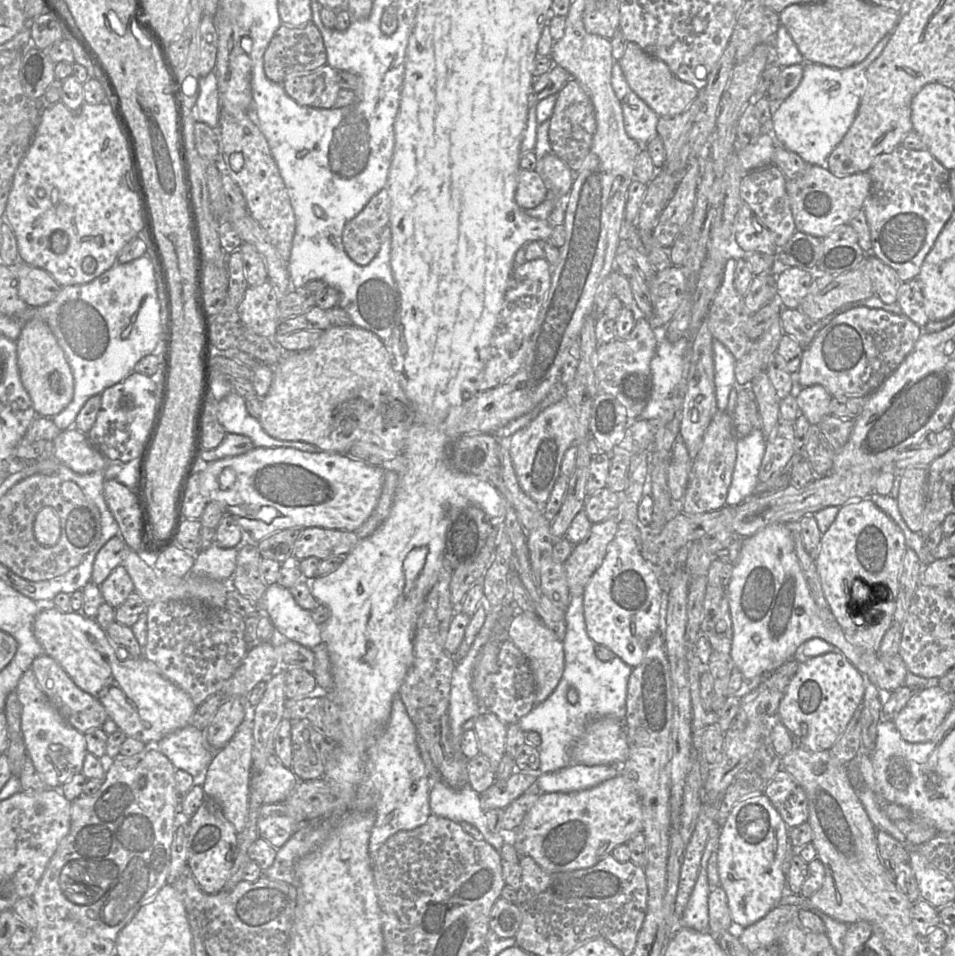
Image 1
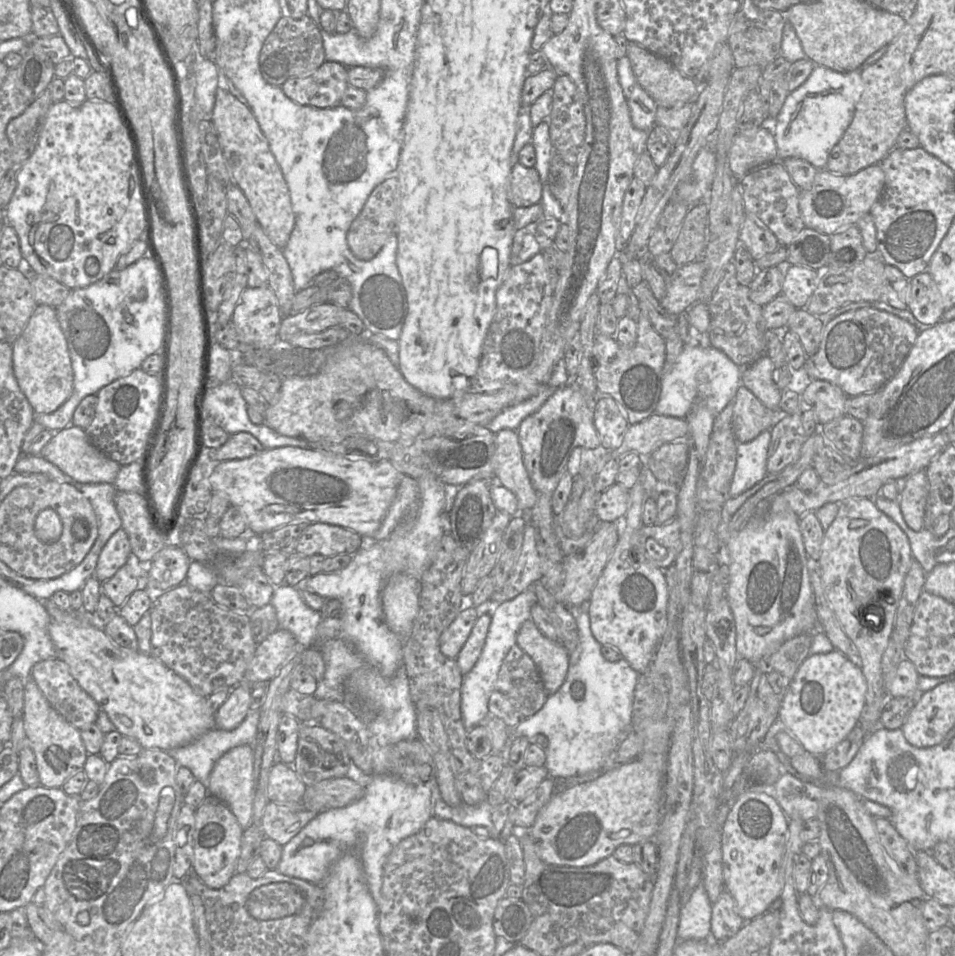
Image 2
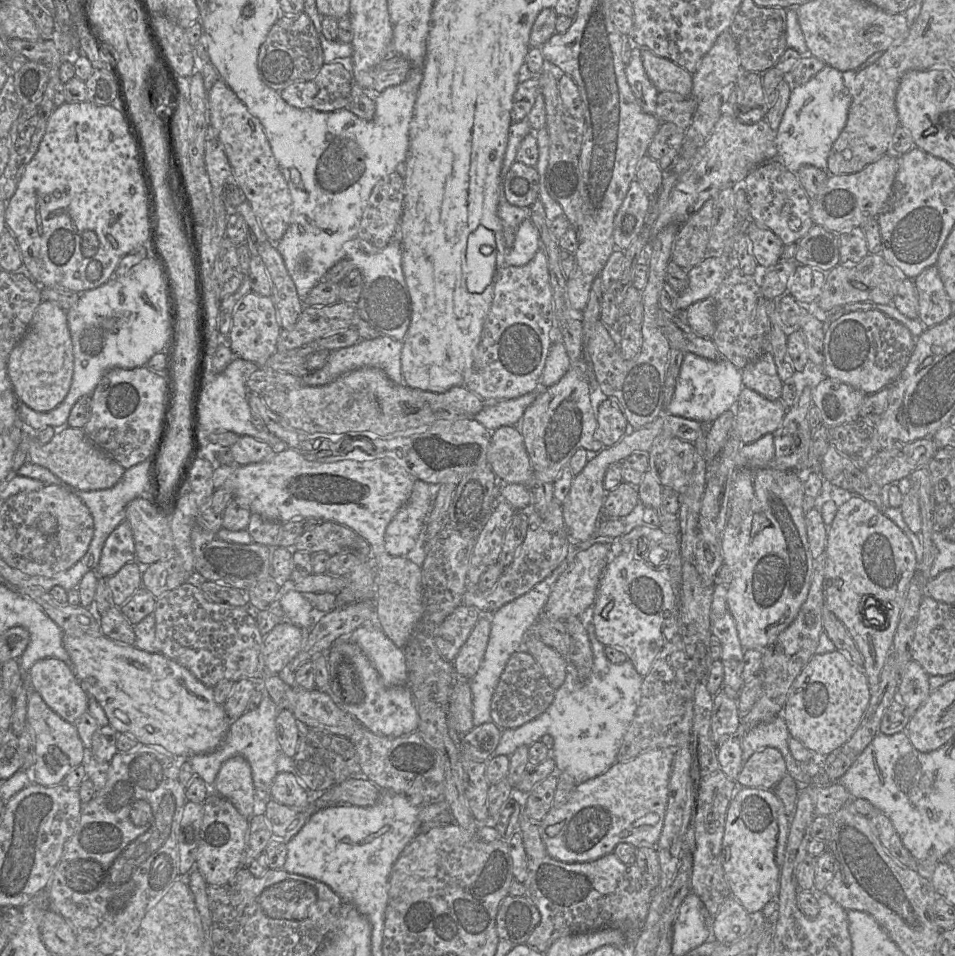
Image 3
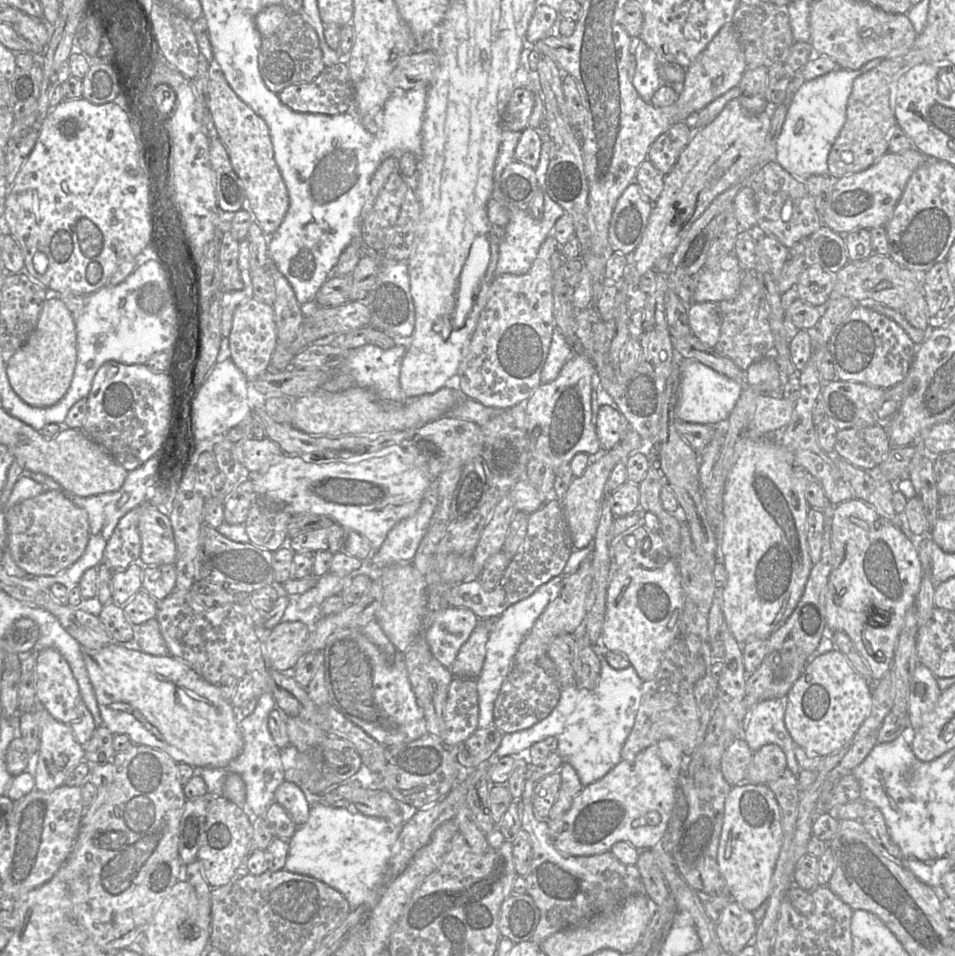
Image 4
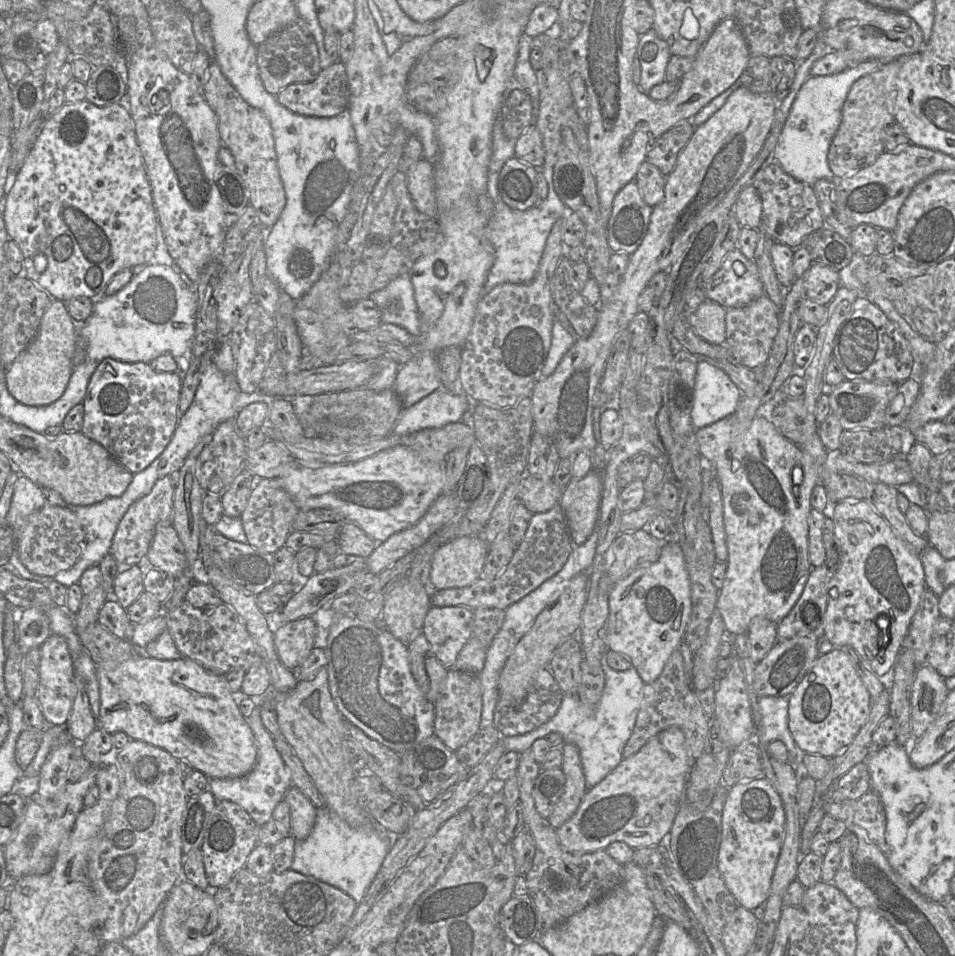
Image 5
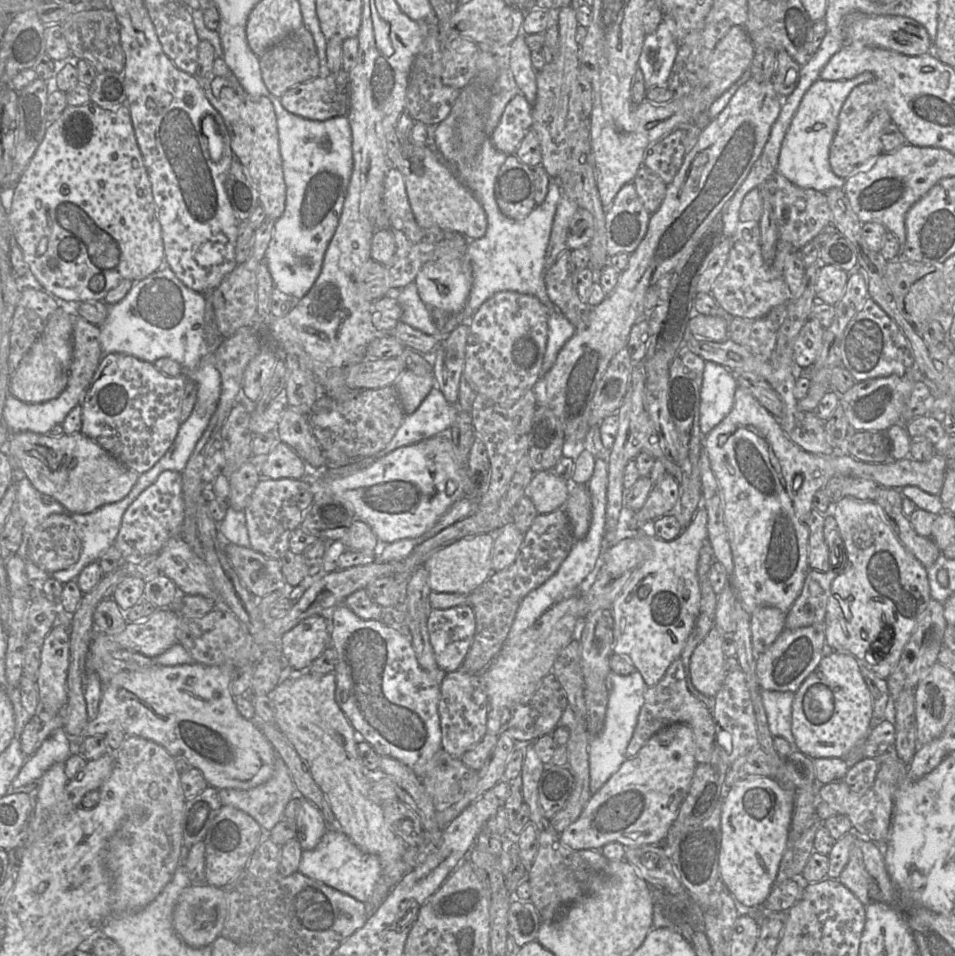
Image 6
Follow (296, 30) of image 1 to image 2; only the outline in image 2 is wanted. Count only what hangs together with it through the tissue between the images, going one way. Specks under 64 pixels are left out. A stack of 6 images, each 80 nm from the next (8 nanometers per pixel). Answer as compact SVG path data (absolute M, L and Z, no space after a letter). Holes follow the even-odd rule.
M282 16L266 38L260 52L260 71L271 85L281 87L288 79L307 75L325 62L325 51L318 26L308 16L289 18Z

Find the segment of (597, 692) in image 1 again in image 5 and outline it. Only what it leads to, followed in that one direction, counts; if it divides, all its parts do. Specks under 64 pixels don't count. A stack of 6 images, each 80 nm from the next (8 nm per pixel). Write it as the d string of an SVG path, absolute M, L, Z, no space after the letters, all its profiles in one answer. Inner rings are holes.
M606 653L600 662L605 684L597 706L582 703L577 695L564 694L558 711L549 721L528 733L502 737L506 752L521 754L530 749L535 740L545 738L550 733L559 733L564 743L577 746L587 788L590 789L601 782L623 759L622 752L633 731L640 708L644 682L633 667L625 671L616 671L609 667Z

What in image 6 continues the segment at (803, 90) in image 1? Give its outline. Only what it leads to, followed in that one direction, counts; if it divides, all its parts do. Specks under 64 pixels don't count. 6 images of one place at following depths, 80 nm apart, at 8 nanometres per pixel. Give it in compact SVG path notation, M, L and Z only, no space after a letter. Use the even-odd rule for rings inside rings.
M863 72L848 80L827 81L818 79L815 81L804 94L787 130L781 146L776 171L800 188L814 189L820 192L826 192L831 188L842 189L846 179L835 175L829 164L829 149L838 128L838 116L852 89L860 84L870 83L874 80L875 76L871 72Z

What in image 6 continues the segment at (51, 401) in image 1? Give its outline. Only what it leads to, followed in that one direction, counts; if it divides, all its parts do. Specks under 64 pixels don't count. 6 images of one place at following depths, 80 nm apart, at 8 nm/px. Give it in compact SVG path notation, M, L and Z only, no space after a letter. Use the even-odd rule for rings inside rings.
M51 292L47 293L58 303L58 308L49 316L44 331L24 355L18 368L10 376L9 380L9 393L26 403L42 403L54 399L68 385L69 368L73 355L73 326L70 312L75 312L74 306L77 304L68 304L55 297Z

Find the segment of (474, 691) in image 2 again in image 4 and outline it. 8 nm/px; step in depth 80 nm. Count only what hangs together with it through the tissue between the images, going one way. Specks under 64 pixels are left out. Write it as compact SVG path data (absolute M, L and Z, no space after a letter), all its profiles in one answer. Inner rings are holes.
M594 540L582 549L572 549L570 556L560 574L552 577L549 581L539 586L528 597L510 605L502 614L491 622L489 638L486 643L486 656L480 675L476 678L479 717L478 728L485 729L493 724L493 709L502 684L507 677L514 661L515 654L533 627L535 621L545 607L558 595L562 580L574 573L580 563L591 556L594 548Z

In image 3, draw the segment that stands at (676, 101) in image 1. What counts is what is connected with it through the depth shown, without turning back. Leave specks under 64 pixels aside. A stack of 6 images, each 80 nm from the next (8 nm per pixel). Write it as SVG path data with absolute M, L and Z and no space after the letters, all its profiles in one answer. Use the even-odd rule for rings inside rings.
M641 48L641 59L647 77L659 92L676 92L691 97L693 76L686 69L671 60L655 55L648 48Z

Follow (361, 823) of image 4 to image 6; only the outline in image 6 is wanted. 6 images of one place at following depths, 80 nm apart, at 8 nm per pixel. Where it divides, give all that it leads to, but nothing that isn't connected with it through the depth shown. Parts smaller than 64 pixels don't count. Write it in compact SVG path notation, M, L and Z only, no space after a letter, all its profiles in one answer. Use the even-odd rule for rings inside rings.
M328 828L313 850L302 851L298 872L365 904L380 877L381 864L378 856L360 850L338 828Z

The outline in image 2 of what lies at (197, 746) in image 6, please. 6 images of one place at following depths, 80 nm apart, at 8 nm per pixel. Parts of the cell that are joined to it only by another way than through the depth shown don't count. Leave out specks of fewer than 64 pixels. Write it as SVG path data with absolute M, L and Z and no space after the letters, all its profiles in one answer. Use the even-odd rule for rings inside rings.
M51 621L48 626L48 632L56 651L56 658L64 661L68 665L71 675L80 687L96 701L96 703L100 706L100 709L107 714L108 718L114 725L115 730L121 735L137 741L143 749L160 749L162 751L168 751L173 748L187 745L207 731L215 728L215 713L212 712L210 706L208 705L207 697L197 694L185 679L168 668L154 656L144 655L139 651L132 651L128 648L116 645L104 633L103 629L96 625L82 627L81 625L71 625Z

